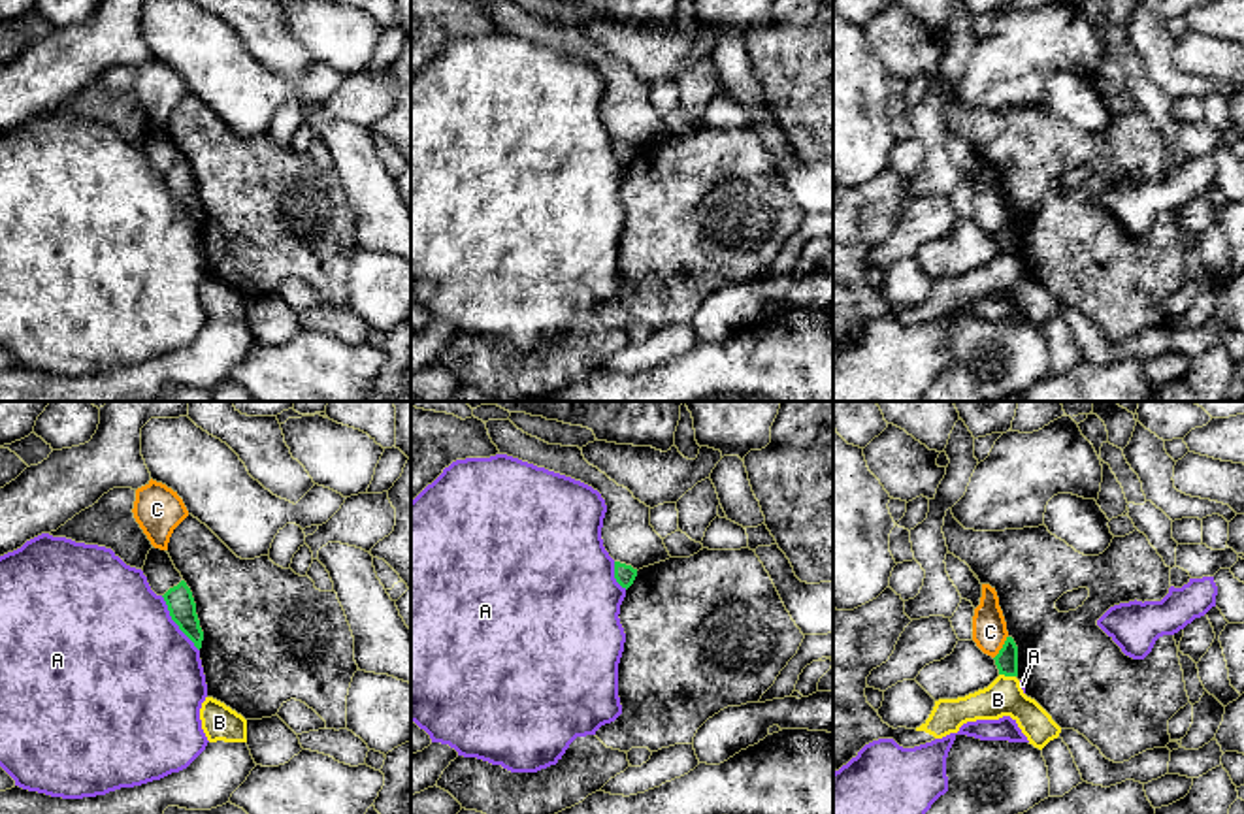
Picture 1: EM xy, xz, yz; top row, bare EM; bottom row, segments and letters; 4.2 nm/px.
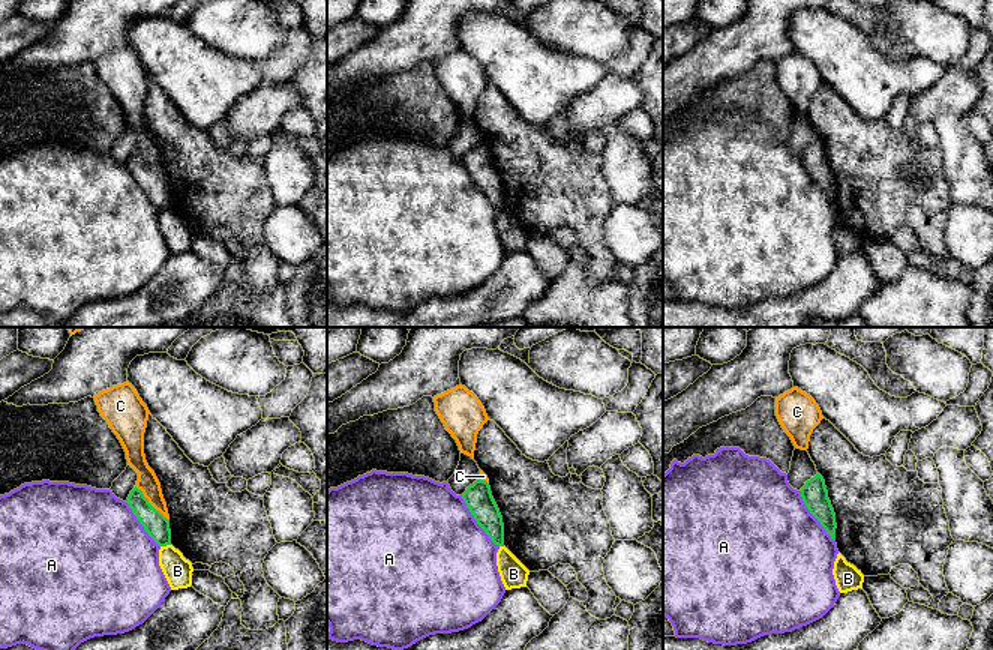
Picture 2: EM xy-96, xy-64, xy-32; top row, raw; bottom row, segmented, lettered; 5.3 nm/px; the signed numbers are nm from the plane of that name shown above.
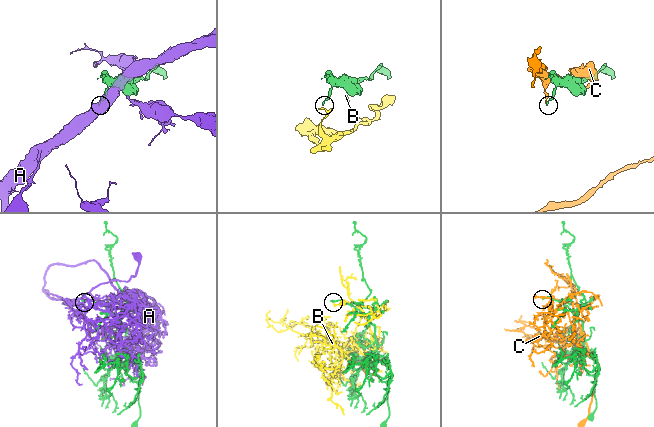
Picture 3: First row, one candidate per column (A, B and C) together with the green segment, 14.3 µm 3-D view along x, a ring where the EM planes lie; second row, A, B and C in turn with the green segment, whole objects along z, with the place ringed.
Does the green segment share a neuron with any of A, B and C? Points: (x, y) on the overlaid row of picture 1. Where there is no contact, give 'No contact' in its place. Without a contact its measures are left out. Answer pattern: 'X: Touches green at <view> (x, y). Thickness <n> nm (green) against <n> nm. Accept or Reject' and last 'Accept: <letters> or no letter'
A: Touches green at xy (176, 622). Thickness 120 nm (green) against 500 nm. Reject
B: Touches green at yz (1007, 675). Thickness 100 nm (green) against 160 nm. Reject
C: Touches green at yz (1003, 647). Thickness 100 nm (green) against 140 nm. Reject
Accept: no letter

